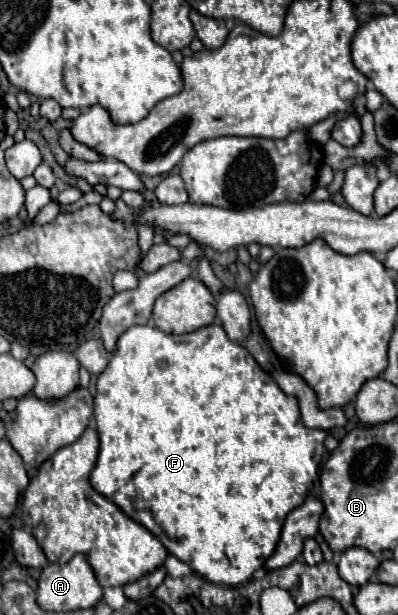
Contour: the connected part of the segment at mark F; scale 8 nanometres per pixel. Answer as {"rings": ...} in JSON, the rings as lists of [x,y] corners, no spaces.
{"rings":[[[210,324],[204,326],[196,332],[190,334],[164,334],[156,326],[132,326],[128,328],[116,346],[116,352],[110,356],[110,362],[106,370],[98,376],[96,382],[96,398],[94,398],[94,416],[98,424],[98,434],[100,434],[100,454],[98,462],[90,474],[90,484],[92,488],[114,502],[128,518],[134,522],[142,524],[146,530],[150,530],[164,546],[166,550],[188,564],[192,572],[204,576],[212,584],[226,584],[226,586],[240,586],[250,582],[252,574],[260,570],[266,560],[272,556],[280,530],[284,524],[284,518],[290,510],[300,506],[318,480],[322,460],[324,460],[324,438],[328,436],[324,430],[306,428],[300,422],[300,412],[298,412],[298,400],[294,396],[286,396],[280,386],[274,382],[270,374],[266,374],[256,360],[244,350],[244,346],[232,342],[224,328],[220,324]]]}

